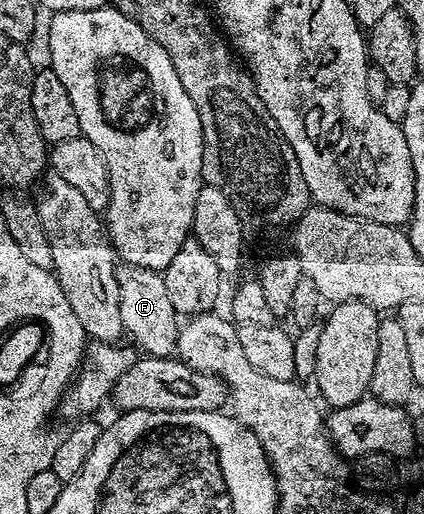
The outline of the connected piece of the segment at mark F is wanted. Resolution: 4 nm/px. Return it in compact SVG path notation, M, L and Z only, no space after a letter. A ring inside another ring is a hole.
M120 264L117 268L117 283L121 287L121 321L124 334L136 341L134 344L148 357L175 357L175 344L179 338L180 318L165 288L165 279L158 269L145 269L140 265Z

